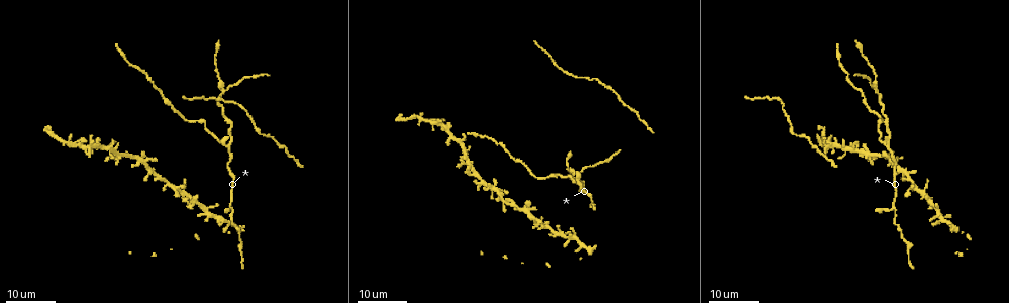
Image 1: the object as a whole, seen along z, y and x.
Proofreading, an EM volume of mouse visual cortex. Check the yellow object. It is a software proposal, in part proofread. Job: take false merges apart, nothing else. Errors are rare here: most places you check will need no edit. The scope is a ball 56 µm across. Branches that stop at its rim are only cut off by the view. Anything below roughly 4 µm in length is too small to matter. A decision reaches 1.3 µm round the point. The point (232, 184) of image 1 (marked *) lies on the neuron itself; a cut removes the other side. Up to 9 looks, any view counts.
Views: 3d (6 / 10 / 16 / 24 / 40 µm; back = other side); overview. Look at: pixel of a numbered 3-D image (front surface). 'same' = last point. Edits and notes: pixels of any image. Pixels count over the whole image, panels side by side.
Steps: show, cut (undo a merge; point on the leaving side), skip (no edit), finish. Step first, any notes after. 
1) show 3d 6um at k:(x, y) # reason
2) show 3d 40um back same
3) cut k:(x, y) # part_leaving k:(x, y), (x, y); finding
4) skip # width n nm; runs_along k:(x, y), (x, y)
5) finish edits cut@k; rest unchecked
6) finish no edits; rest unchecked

show 3d 16um at 1:(225, 220) # two arms in line, one across

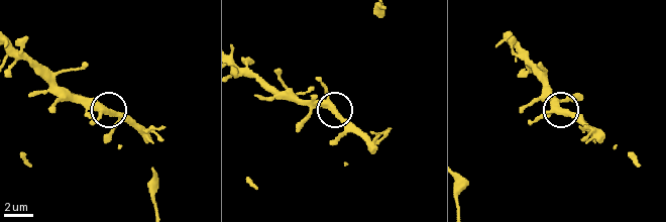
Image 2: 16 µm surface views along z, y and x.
show 3d 10um at 2:(329, 105) # zoom in

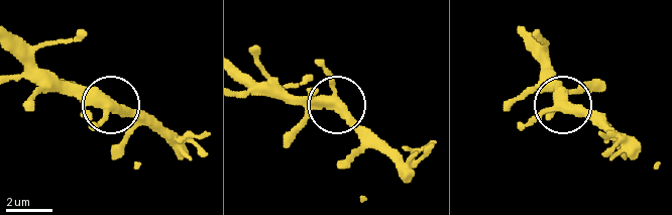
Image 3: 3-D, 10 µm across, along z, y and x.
skip # width 370 nm; all the same neuron

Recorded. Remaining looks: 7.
show 3d 16um at 1:(878, 125)

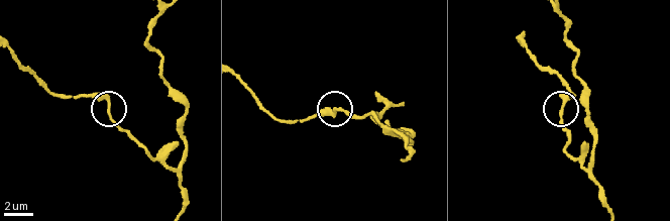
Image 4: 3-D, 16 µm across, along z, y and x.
show 3d 10um at 4:(565, 104)

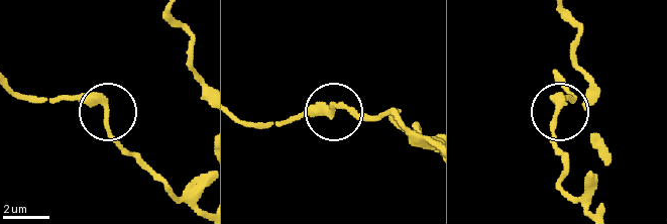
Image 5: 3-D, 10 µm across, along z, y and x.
skip # runs_along 5:(425, 140), (390, 111), (309, 109), (282, 121); continuous, no second neuron

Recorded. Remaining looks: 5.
show 3d 16um at 1:(874, 90) # side arm on a straight run

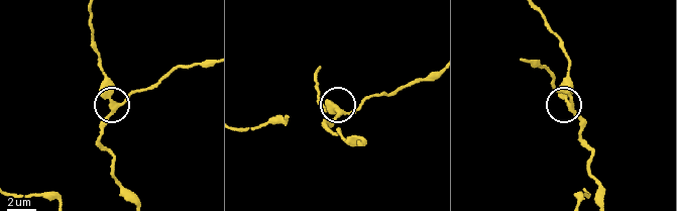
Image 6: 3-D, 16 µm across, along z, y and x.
show 3d 10um at 6:(114, 104) # zoom in

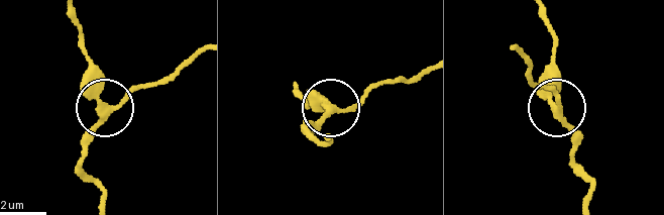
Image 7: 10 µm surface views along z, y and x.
skip # width 260 nm; one neuron here

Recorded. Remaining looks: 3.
show 3d 24um at 1:(229, 145) # a fork

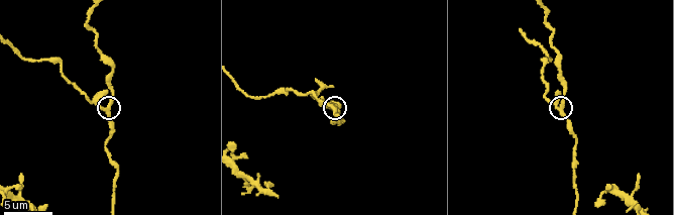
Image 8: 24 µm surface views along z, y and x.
show 3d 10um at 8:(334, 105) # closer look

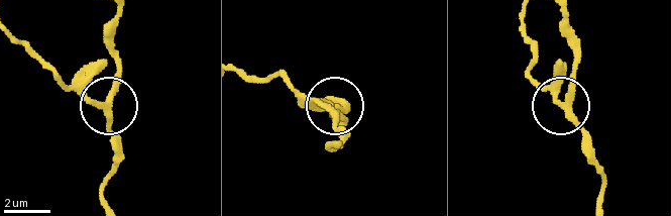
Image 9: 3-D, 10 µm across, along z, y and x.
skip # width 240 nm; runs_along 9:(105, 200), (99, 188), (116, 153), (109, 113), (61, 80); one neuron here

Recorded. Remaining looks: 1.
finish no edits; rest unchecked

